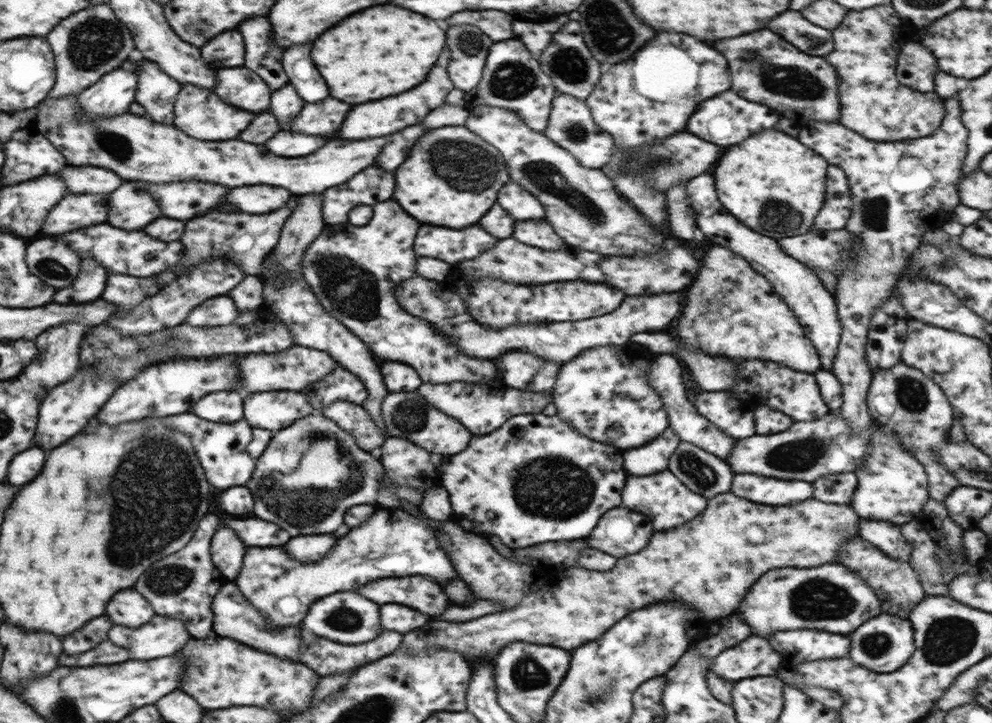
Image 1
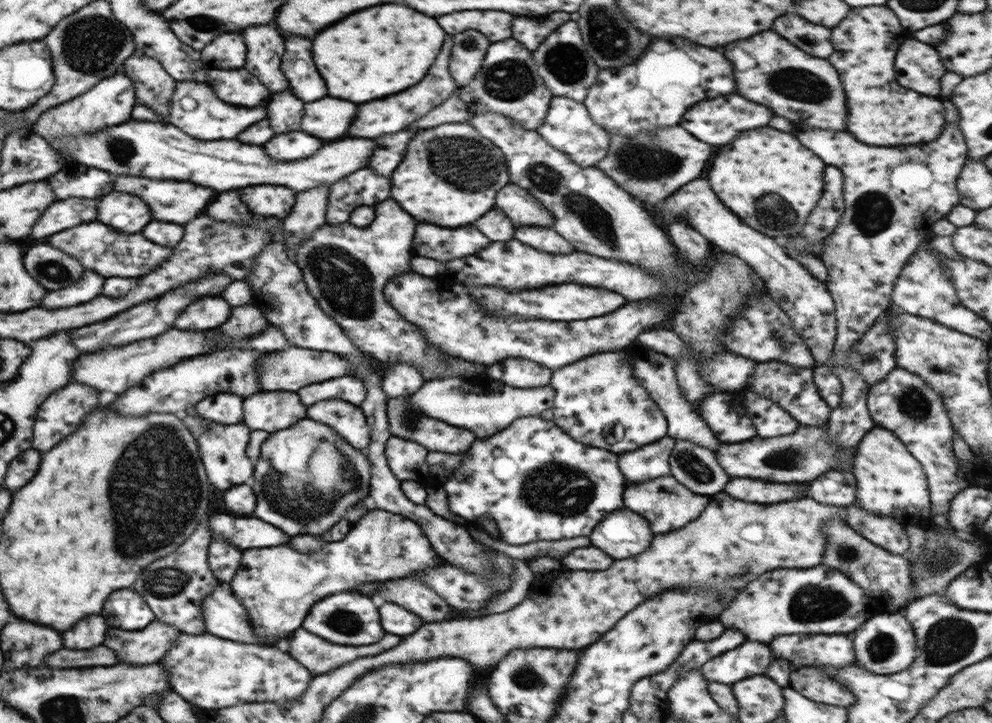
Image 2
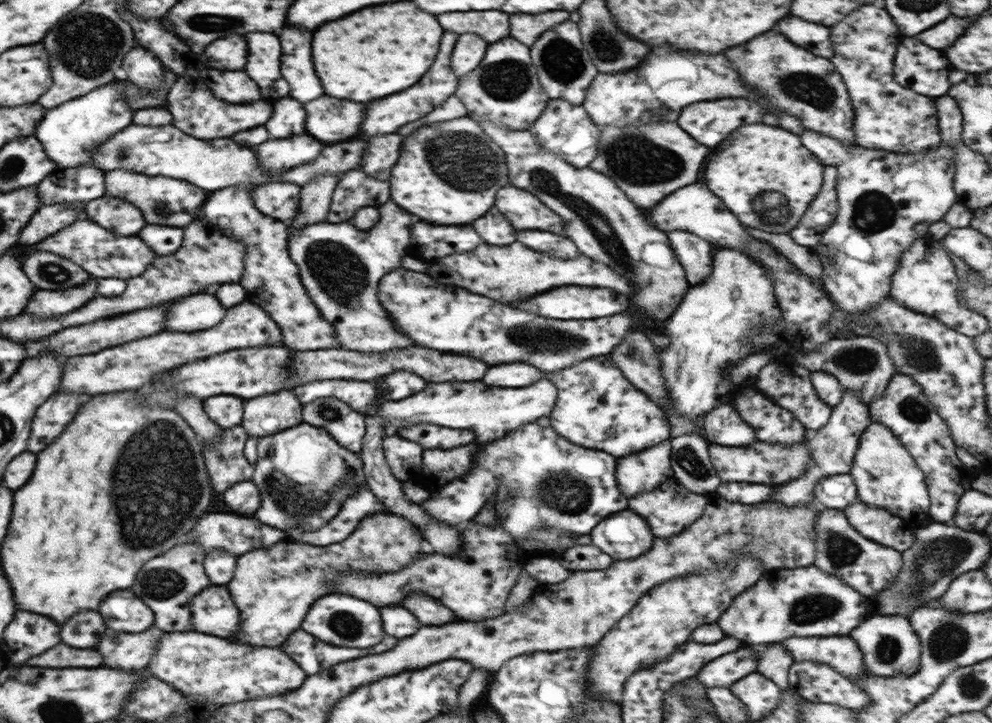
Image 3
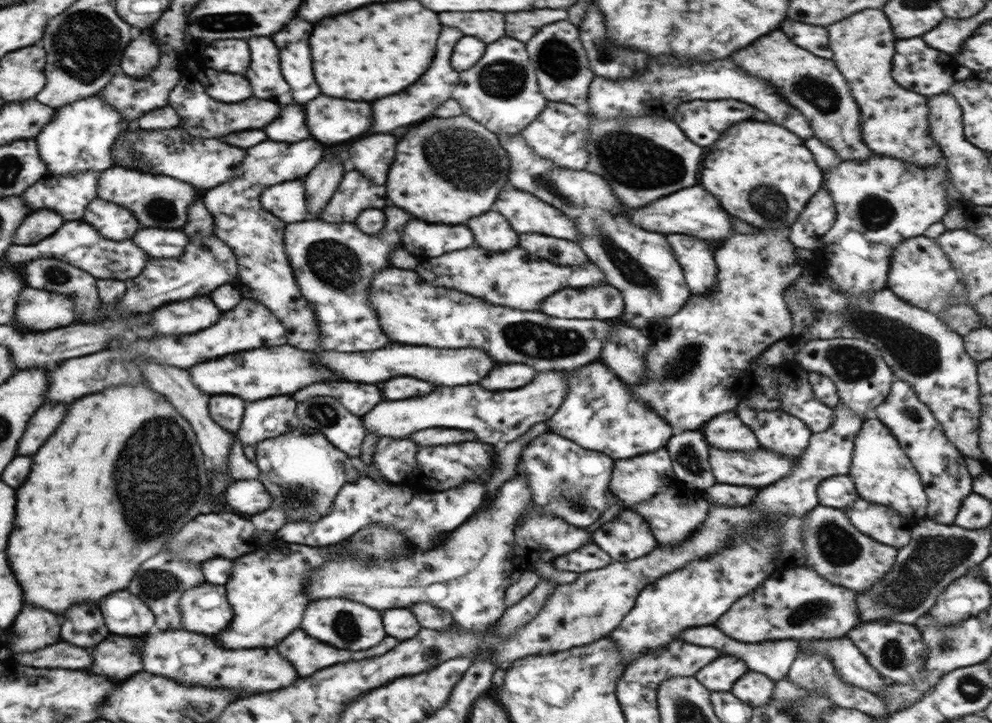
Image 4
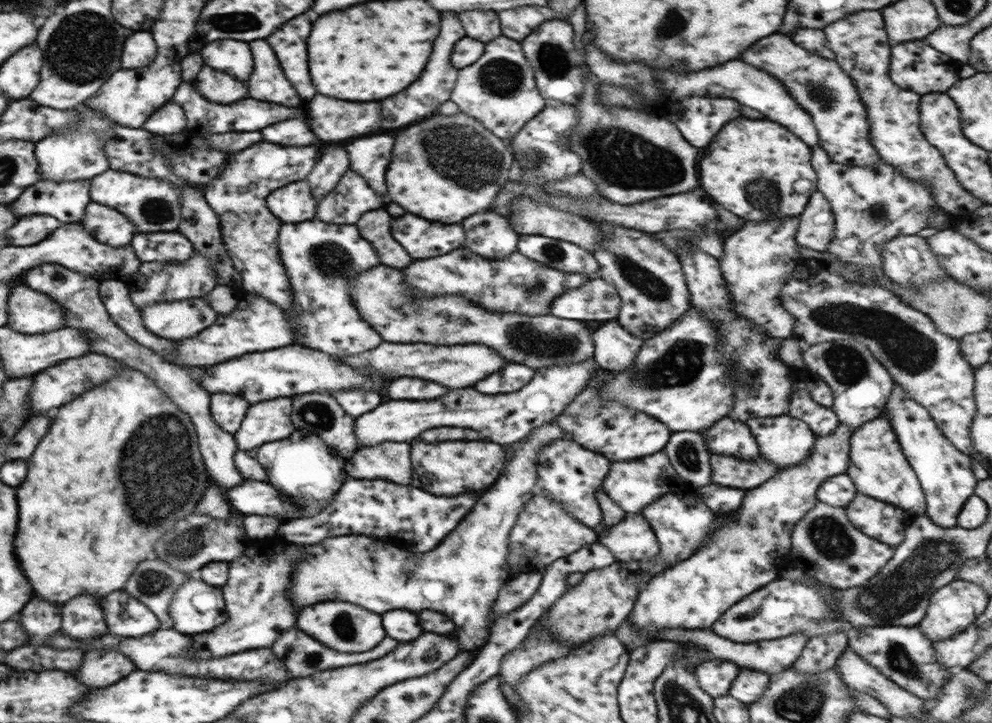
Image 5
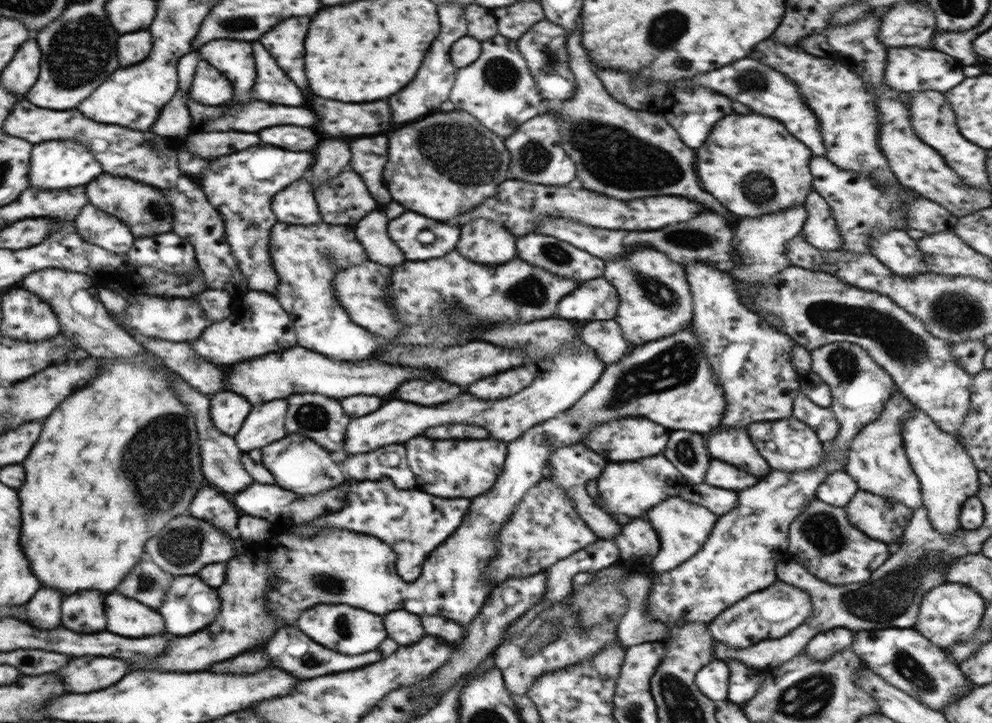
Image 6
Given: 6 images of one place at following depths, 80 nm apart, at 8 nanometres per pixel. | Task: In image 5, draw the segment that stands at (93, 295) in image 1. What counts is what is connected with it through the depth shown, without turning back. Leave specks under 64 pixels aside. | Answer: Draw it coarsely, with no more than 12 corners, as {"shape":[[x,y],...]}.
{"shape":[[26,285],[8,295],[5,326],[38,335],[64,328],[62,307]]}

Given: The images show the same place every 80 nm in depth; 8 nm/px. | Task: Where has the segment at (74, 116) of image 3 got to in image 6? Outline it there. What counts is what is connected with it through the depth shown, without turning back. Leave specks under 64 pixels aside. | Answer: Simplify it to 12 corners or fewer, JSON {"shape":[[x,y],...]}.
{"shape":[[79,140],[33,144],[29,186],[87,185],[102,165]]}

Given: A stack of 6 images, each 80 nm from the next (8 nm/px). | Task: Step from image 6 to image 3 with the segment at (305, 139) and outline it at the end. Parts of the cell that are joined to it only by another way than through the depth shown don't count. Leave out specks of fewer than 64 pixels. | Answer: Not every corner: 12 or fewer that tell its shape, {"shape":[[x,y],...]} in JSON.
{"shape":[[292,98],[274,102],[266,122],[272,138],[304,134],[306,112]]}

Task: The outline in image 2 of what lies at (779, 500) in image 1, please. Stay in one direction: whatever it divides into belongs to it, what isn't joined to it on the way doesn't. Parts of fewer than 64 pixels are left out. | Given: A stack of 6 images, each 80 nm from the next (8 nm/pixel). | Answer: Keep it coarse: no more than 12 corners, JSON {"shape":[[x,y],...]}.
{"shape":[[730,480],[726,495],[756,504],[795,501],[800,486],[762,480]]}

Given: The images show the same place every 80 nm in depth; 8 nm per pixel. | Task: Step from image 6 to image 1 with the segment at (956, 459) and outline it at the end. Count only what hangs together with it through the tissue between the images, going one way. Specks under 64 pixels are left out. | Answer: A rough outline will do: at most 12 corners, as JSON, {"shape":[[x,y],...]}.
{"shape":[[899,362],[873,373],[867,407],[924,466],[929,498],[961,485],[934,460],[952,405]]}

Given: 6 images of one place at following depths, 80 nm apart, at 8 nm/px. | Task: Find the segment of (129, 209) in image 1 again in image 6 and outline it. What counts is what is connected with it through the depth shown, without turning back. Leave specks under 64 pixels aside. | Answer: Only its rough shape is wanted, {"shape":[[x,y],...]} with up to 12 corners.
{"shape":[[90,203],[73,223],[82,240],[126,254],[134,236],[119,218]]}

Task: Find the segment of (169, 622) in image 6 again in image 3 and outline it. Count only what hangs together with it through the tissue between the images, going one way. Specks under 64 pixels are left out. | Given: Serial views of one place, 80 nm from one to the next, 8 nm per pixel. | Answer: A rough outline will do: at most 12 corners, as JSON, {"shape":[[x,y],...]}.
{"shape":[[227,586],[193,596],[194,631],[230,639],[238,630]]}

